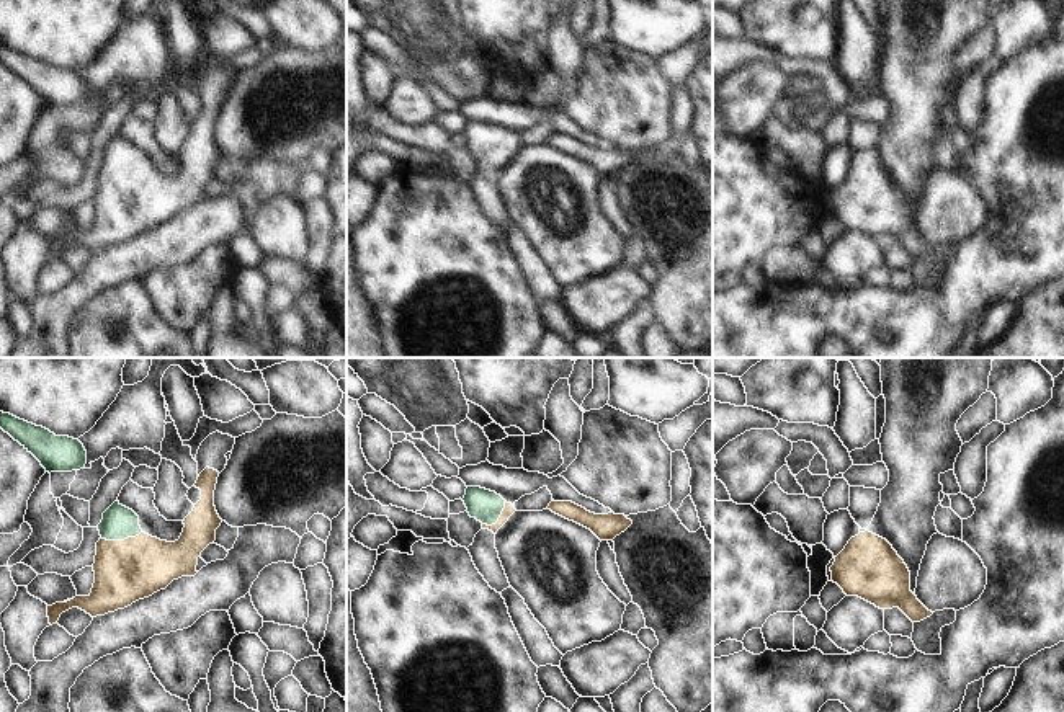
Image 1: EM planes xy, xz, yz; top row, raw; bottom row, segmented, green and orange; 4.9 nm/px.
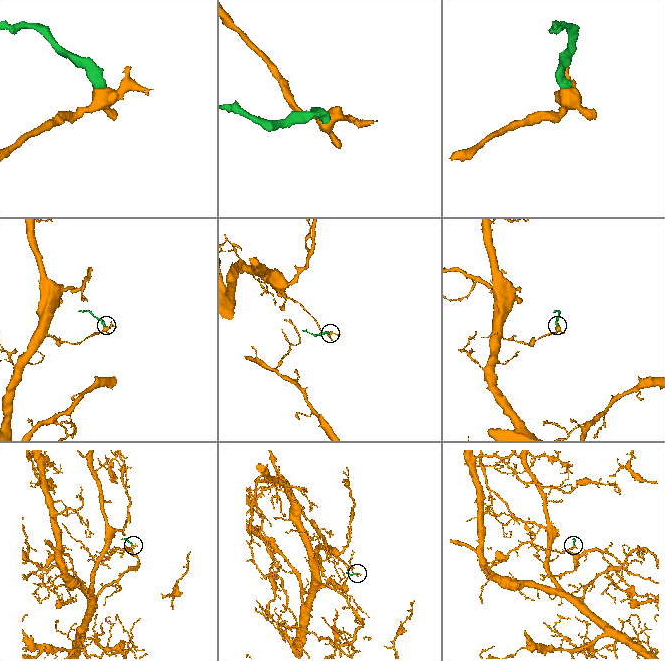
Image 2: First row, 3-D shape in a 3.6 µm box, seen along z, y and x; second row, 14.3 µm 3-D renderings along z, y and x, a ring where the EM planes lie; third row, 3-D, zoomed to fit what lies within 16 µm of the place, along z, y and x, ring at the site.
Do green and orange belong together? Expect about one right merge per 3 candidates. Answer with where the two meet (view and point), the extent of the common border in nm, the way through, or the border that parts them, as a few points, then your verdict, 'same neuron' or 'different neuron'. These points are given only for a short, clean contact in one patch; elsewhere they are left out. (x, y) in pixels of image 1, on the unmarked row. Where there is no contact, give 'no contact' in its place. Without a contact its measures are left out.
contact xy (120, 173); length 220 nm; way xy (118, 157), (120, 173), (128, 195), (128, 204); same neuron

